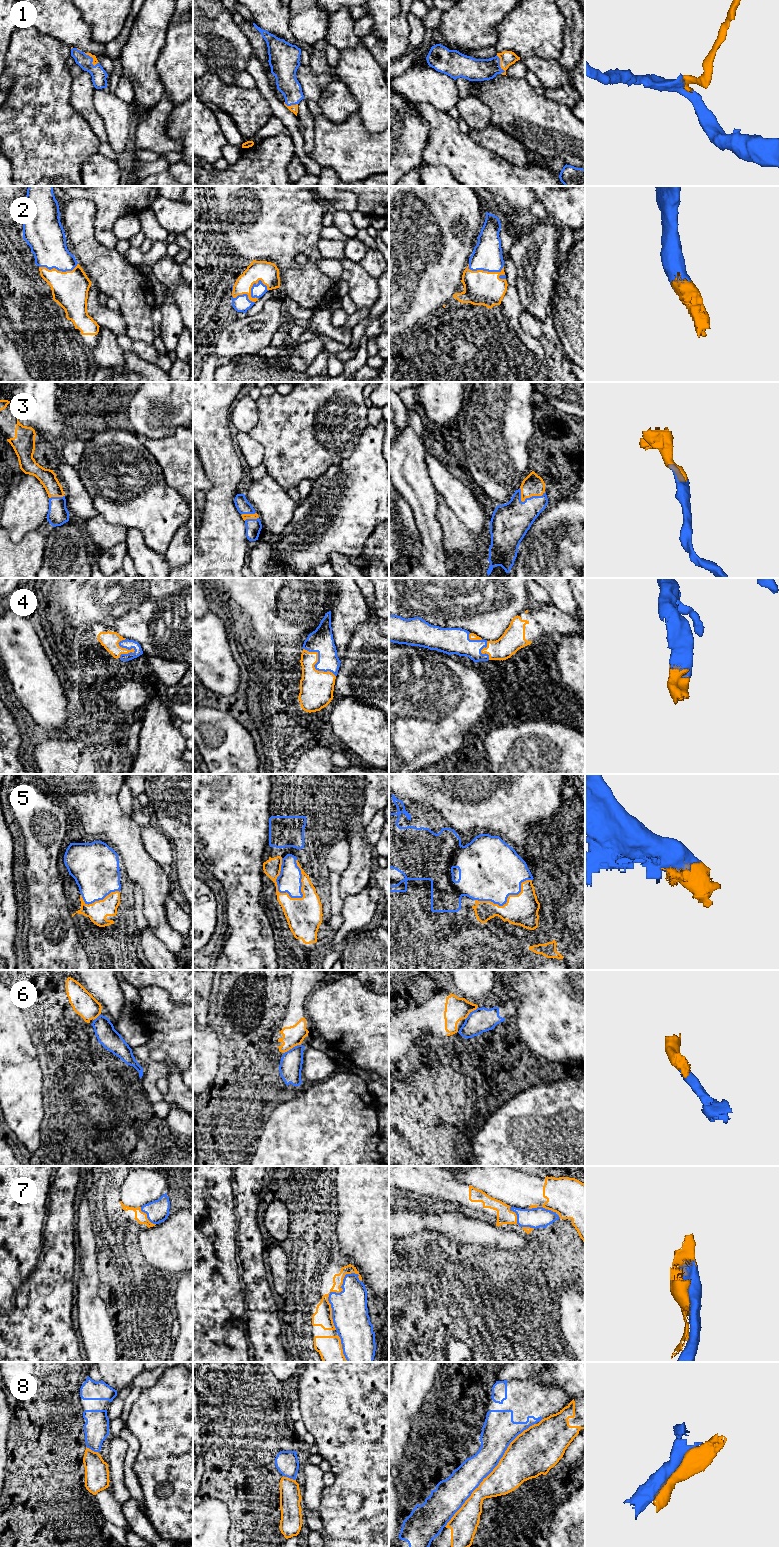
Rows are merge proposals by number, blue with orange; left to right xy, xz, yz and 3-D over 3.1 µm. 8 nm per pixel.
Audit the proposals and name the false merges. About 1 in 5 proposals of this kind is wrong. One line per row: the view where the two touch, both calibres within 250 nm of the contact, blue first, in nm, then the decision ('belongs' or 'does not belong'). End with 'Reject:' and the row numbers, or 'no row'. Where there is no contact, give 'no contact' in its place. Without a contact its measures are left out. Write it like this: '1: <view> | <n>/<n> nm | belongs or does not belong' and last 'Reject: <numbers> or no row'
1: yz | 180/120 nm | belongs
2: xz | 100/170 nm | belongs
3: yz | 300/180 nm | belongs
4: xz | 190/280 nm | belongs
5: xz | 190/200 nm | belongs
6: xz | 180/160 nm | does not belong
7: xz | 280/150 nm | belongs
8: yz | 220/300 nm | does not belong
Reject: 6, 8

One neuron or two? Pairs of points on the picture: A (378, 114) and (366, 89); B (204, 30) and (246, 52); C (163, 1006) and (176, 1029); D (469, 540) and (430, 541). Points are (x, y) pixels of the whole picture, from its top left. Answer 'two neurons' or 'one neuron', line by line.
A: one neuron
B: one neuron
C: one neuron
D: two neurons

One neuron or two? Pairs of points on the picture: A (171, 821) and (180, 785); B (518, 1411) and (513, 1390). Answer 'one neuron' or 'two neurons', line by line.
A: one neuron
B: one neuron

